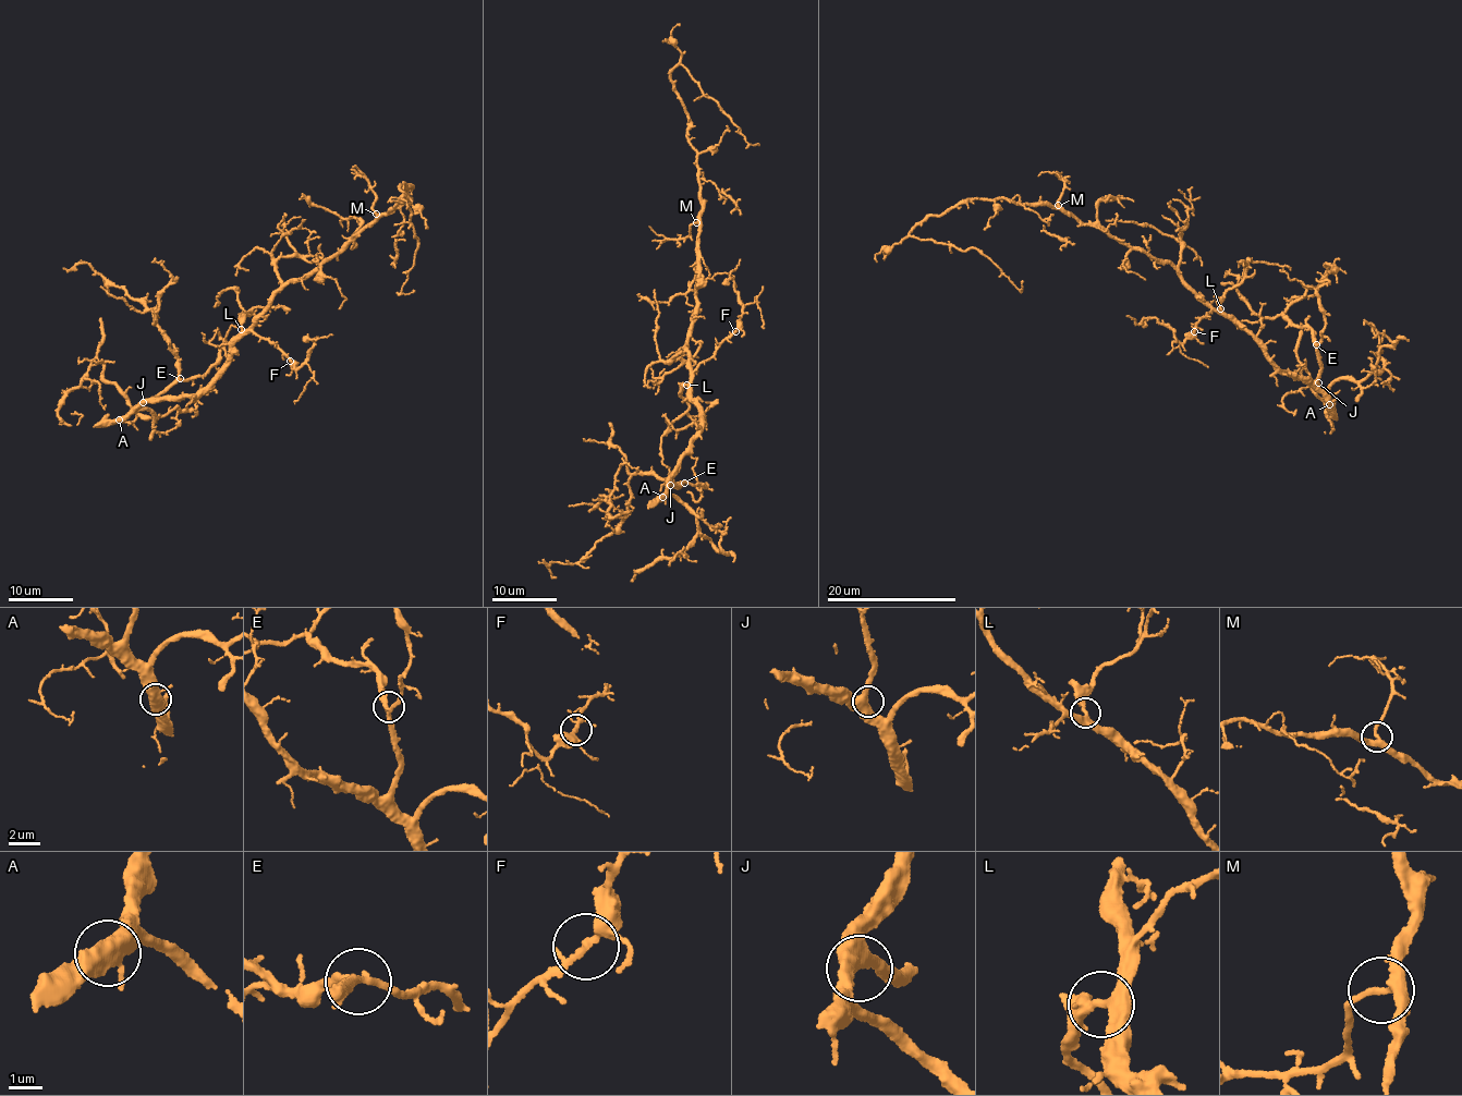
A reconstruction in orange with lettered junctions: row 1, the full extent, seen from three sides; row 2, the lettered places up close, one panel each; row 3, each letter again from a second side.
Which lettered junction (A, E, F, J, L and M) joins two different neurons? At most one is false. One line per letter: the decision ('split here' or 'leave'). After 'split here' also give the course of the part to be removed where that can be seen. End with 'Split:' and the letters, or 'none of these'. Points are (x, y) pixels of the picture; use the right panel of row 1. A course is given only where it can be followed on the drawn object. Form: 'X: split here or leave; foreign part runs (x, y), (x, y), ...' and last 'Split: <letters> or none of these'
A: leave
E: leave
F: leave
J: leave
L: leave
M: leave
Split: none of these

